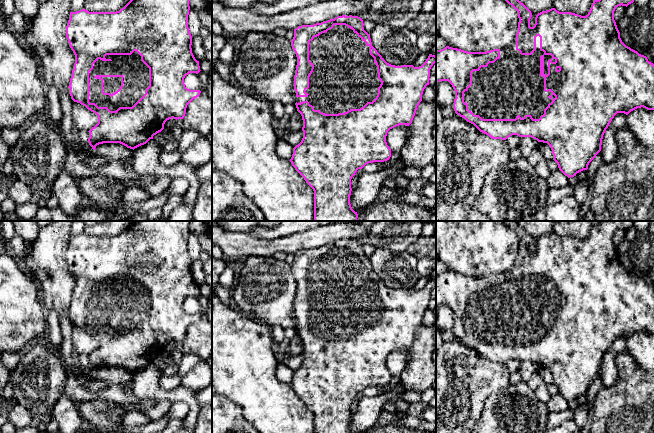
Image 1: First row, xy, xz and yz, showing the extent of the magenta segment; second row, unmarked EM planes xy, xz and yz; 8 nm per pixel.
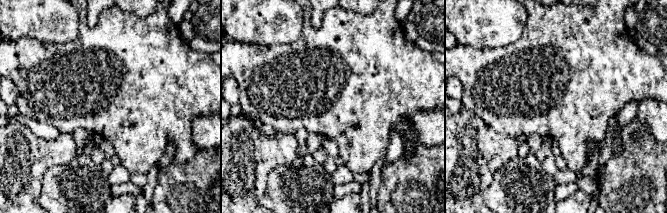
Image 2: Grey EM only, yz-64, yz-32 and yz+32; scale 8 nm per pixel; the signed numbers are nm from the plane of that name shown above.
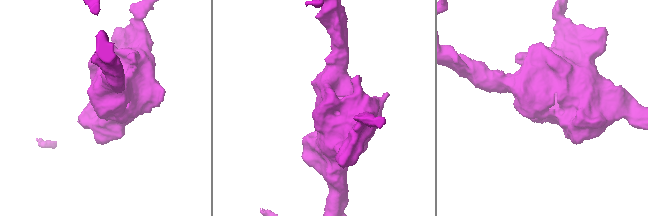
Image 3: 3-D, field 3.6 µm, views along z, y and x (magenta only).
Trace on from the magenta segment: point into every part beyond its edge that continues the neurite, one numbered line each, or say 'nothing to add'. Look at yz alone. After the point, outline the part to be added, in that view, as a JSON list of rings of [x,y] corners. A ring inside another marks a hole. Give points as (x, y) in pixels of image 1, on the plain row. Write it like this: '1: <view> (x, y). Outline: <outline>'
1: yz (512, 309). Outline: [[[539,260],[536,261],[536,274],[531,279],[521,279],[516,274],[515,264],[508,271],[500,273],[499,283],[494,287],[489,287],[487,291],[481,291],[479,295],[472,296],[472,309],[464,316],[464,326],[468,328],[468,334],[482,343],[515,343],[517,339],[521,342],[531,339],[533,343],[539,343],[544,338],[544,333],[555,322],[550,315],[544,315],[544,302],[540,300],[541,279],[544,280],[544,298],[547,299],[548,284],[555,286],[555,283],[540,274]]]

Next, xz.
1: xz (345, 301). Outline: [[[334,249],[332,253],[314,261],[309,266],[309,284],[314,293],[309,301],[309,312],[306,313],[307,321],[296,321],[296,326],[308,325],[314,334],[325,338],[338,338],[350,333],[360,333],[367,326],[372,326],[378,317],[381,306],[378,303],[377,290],[374,282],[369,277],[369,270],[345,249]]]

